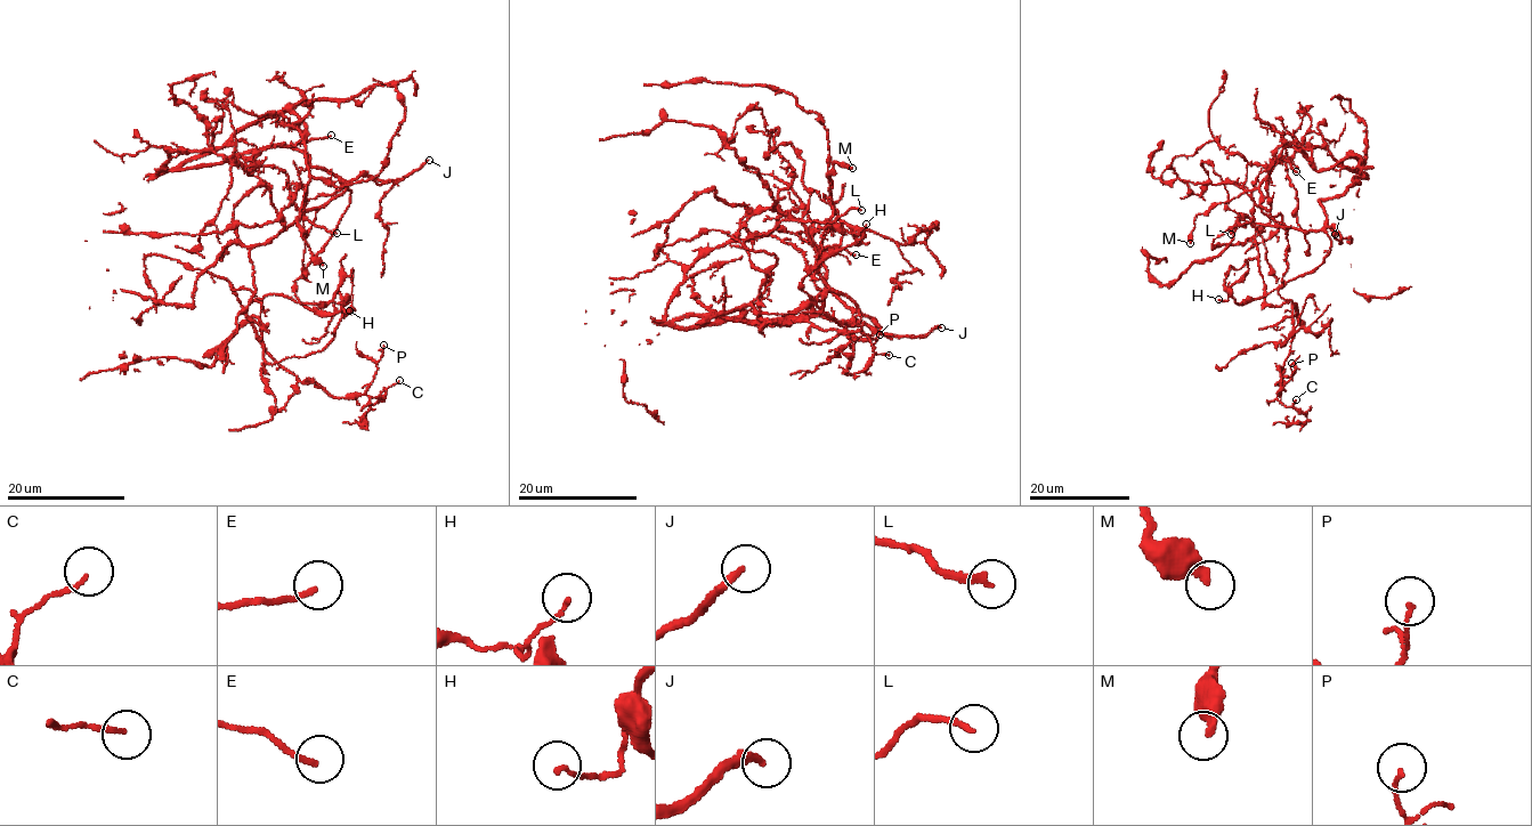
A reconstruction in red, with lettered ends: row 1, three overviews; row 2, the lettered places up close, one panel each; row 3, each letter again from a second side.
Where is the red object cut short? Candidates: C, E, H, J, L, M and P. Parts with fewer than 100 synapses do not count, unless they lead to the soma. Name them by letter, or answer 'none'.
H, J

